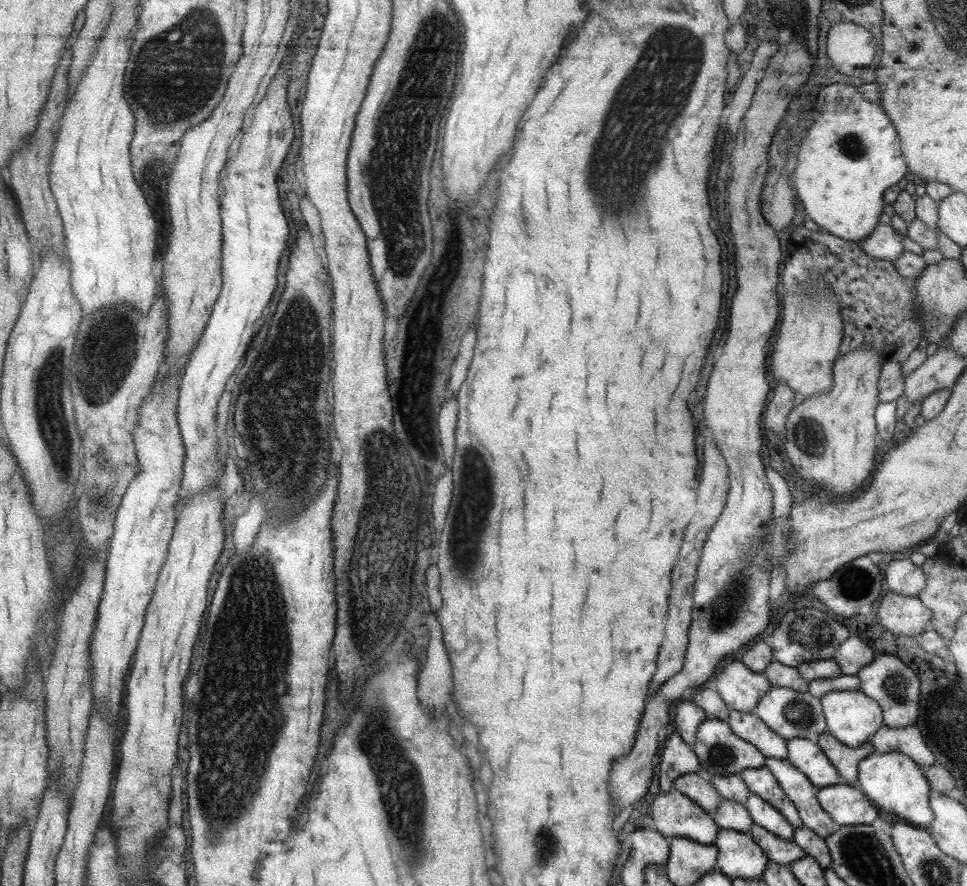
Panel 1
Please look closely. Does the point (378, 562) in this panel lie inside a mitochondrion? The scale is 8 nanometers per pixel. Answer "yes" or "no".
yes

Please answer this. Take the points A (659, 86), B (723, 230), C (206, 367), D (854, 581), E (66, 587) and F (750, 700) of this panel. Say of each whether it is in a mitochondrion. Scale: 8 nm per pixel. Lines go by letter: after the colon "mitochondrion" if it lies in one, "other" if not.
A: mitochondrion
B: other
C: other
D: mitochondrion
E: other
F: other

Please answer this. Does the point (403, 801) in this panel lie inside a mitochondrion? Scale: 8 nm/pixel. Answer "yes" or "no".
yes

